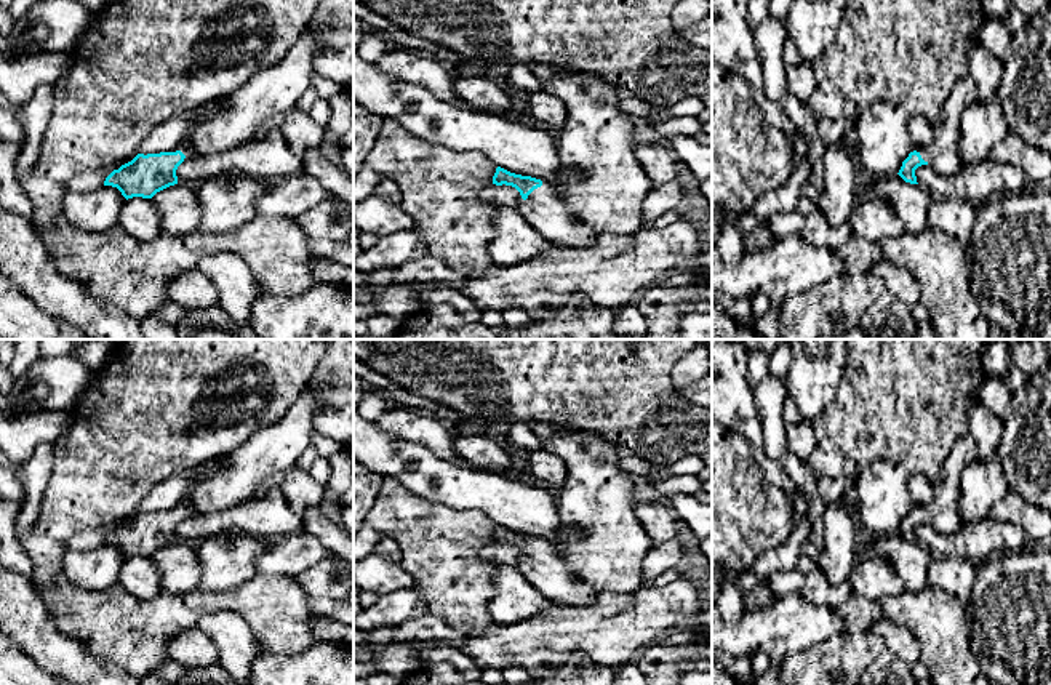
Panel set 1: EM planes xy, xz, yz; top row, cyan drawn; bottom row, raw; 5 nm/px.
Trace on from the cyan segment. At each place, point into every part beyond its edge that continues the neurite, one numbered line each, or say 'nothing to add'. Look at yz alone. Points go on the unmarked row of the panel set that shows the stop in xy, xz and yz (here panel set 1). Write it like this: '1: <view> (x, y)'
1: yz (941, 512)

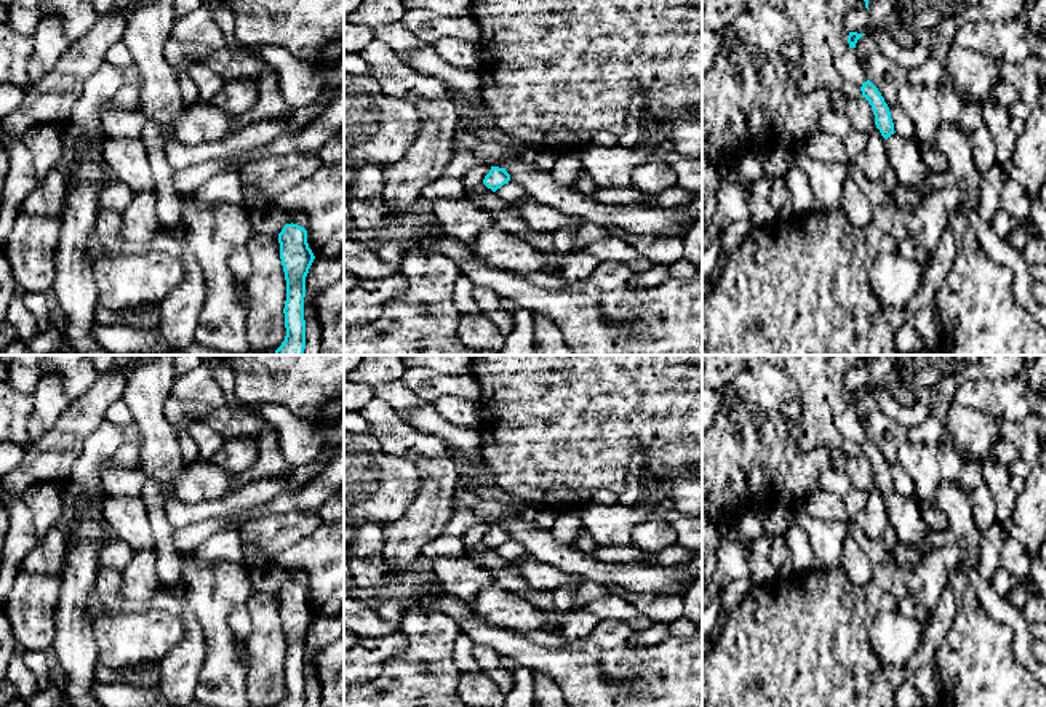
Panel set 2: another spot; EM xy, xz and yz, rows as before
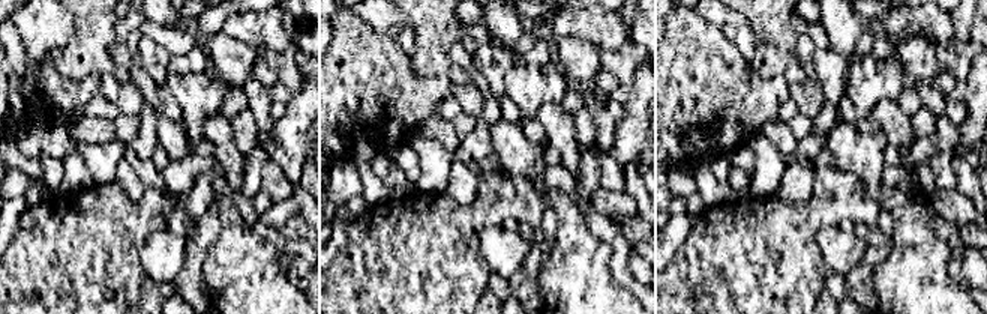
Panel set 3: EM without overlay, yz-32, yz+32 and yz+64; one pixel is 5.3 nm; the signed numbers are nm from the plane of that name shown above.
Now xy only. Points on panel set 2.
nothing to add

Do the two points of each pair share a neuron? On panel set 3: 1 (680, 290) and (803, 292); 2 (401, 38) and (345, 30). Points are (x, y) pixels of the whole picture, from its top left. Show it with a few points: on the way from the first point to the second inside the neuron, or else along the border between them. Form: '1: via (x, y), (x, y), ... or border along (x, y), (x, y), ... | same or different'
1: via (710, 290), (773, 292) | same
2: border along (389, 36), (408, 57) | different

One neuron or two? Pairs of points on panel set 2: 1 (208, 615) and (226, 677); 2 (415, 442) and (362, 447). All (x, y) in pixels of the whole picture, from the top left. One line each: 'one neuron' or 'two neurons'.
1: one neuron
2: two neurons

